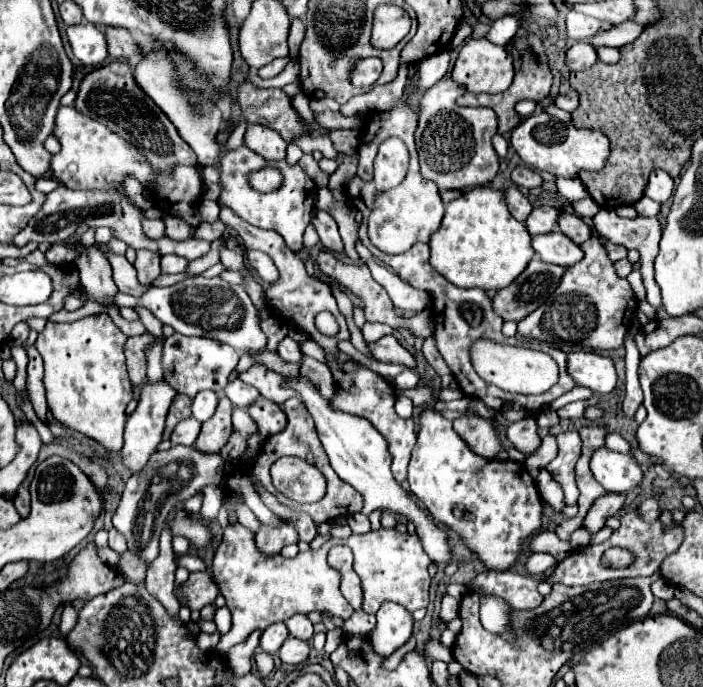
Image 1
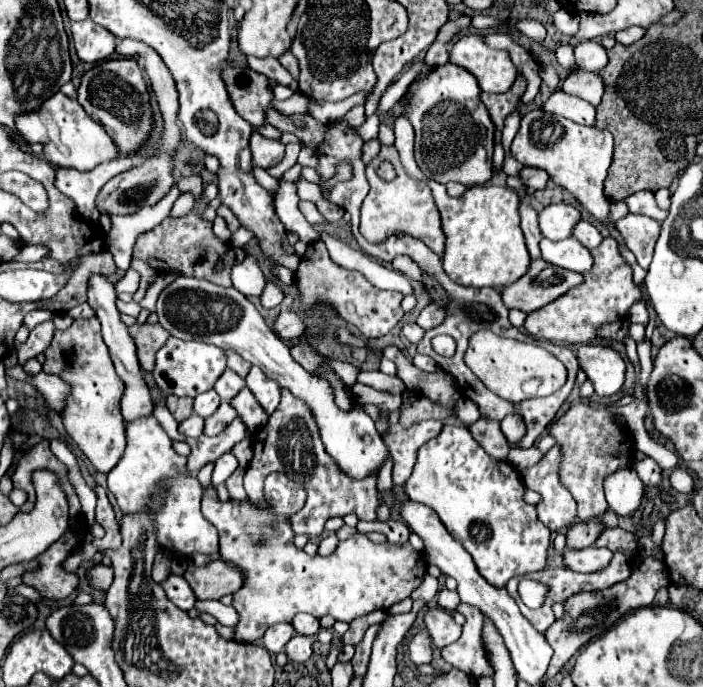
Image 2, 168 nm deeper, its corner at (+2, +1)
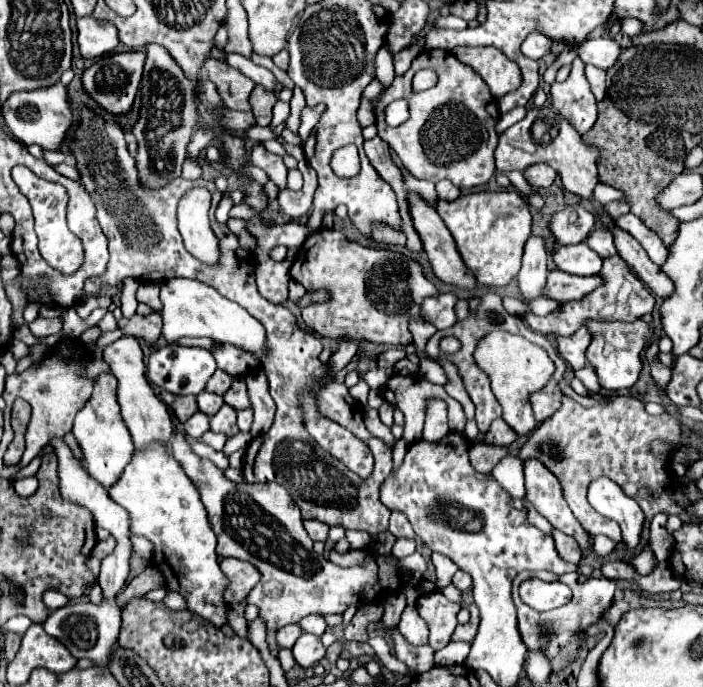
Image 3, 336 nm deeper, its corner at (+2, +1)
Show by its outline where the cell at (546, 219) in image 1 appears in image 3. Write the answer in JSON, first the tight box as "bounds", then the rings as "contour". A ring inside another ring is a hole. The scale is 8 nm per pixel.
{"bounds":[548,205,596,245],"contour":[[[572,205],[564,211],[554,213],[548,227],[556,245],[574,245],[582,243],[588,237],[594,223],[596,217],[590,211],[586,211],[582,205]]]}

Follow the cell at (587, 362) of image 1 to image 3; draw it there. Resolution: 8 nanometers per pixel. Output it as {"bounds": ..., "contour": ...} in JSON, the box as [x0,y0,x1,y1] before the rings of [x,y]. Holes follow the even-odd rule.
{"bounds":[586,321,652,391],"contour":[[[634,321],[634,323],[586,323],[586,327],[594,333],[592,343],[586,351],[586,359],[590,365],[596,369],[600,387],[606,391],[618,391],[618,389],[628,389],[636,383],[638,373],[642,369],[640,363],[640,351],[644,343],[652,339],[652,327],[650,323],[644,321]]]}

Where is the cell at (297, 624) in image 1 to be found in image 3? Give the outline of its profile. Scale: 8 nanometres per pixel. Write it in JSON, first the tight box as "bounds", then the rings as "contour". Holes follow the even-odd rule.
{"bounds":[300,615,326,637],"contour":[[[308,615],[308,617],[304,617],[304,619],[300,621],[300,627],[302,627],[302,631],[306,631],[306,633],[312,633],[312,635],[316,635],[316,637],[322,637],[322,633],[326,631],[326,621],[324,621],[324,617],[320,617],[320,615]]]}

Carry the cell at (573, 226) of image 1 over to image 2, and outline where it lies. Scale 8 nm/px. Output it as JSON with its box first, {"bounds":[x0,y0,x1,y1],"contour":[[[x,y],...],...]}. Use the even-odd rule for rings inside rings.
{"bounds":[574,221,604,249],"contour":[[[580,221],[580,223],[574,227],[574,237],[576,237],[584,247],[588,247],[588,249],[596,249],[596,247],[602,243],[602,239],[604,239],[590,221]]]}

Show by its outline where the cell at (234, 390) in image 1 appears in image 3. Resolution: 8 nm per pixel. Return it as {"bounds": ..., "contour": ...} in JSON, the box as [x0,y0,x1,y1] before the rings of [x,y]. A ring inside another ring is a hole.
{"bounds":[206,369,234,395],"contour":[[[216,369],[216,373],[210,377],[210,381],[208,381],[208,385],[206,385],[206,391],[216,393],[216,395],[224,395],[224,393],[230,389],[232,381],[234,381],[232,375],[228,375],[228,373],[222,371],[222,369]]]}

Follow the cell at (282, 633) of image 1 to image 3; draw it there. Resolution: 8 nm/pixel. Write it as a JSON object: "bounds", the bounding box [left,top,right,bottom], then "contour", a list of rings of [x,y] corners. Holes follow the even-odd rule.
{"bounds":[276,625,302,649],"contour":[[[286,625],[276,631],[276,643],[282,649],[292,649],[296,639],[302,635],[302,629],[298,625]]]}

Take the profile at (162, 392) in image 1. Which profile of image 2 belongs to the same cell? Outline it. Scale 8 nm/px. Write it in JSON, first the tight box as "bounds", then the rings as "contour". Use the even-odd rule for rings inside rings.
{"bounds":[108,417,218,557],"contour":[[[154,417],[138,419],[126,425],[128,447],[118,465],[108,473],[108,489],[114,493],[124,515],[138,511],[150,511],[154,521],[154,535],[162,549],[172,555],[190,557],[194,553],[212,555],[218,551],[218,531],[200,513],[202,485],[186,469],[186,457],[172,449],[172,439],[166,435],[162,425]],[[162,497],[162,505],[156,509],[152,501]]]}

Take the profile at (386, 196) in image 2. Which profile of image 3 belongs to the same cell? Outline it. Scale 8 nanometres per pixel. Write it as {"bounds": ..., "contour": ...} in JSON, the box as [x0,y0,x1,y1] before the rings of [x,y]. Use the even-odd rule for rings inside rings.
{"bounds":[408,191,478,291],"contour":[[[408,191],[408,205],[410,205],[410,217],[412,217],[412,223],[414,223],[414,229],[416,229],[416,233],[422,239],[422,245],[424,245],[424,251],[428,255],[428,261],[430,261],[430,265],[434,269],[434,275],[440,281],[450,283],[450,285],[454,285],[458,289],[468,289],[468,291],[476,289],[478,285],[474,281],[474,275],[464,267],[464,261],[458,255],[458,249],[454,245],[454,239],[452,239],[448,227],[444,225],[442,217],[436,213],[434,205],[430,201],[426,201],[424,197],[420,197],[418,193],[414,193],[414,191]]]}

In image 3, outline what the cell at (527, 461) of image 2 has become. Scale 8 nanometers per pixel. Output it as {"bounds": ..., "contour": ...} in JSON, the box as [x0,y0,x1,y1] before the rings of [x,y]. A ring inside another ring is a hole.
{"bounds":[470,443,510,473],"contour":[[[476,443],[470,447],[470,463],[480,473],[490,473],[494,465],[498,465],[498,461],[502,461],[506,455],[510,455],[506,447],[494,447],[486,443]]]}

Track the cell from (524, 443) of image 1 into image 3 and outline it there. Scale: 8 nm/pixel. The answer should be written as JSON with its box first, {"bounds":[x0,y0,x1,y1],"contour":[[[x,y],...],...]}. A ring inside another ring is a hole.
{"bounds":[474,331,554,435],"contour":[[[492,331],[478,341],[474,359],[476,359],[476,365],[490,377],[492,393],[496,395],[504,411],[502,419],[516,431],[516,435],[532,433],[536,427],[536,421],[534,421],[528,397],[534,391],[544,389],[554,375],[554,363],[548,357],[548,353],[542,347],[526,341],[524,337],[504,333],[504,331]]]}

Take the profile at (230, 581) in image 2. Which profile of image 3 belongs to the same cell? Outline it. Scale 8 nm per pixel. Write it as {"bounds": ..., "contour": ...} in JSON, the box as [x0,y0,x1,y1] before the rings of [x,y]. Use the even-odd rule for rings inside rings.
{"bounds":[220,559,260,603],"contour":[[[222,559],[220,569],[228,577],[228,587],[224,591],[226,603],[244,603],[250,589],[260,581],[258,569],[248,561]]]}

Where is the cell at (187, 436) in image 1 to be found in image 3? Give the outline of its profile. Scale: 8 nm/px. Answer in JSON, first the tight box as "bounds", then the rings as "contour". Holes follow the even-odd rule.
{"bounds":[184,413,210,439],"contour":[[[194,413],[186,423],[184,423],[184,431],[188,435],[188,439],[200,439],[206,431],[210,429],[210,417],[204,413]]]}

